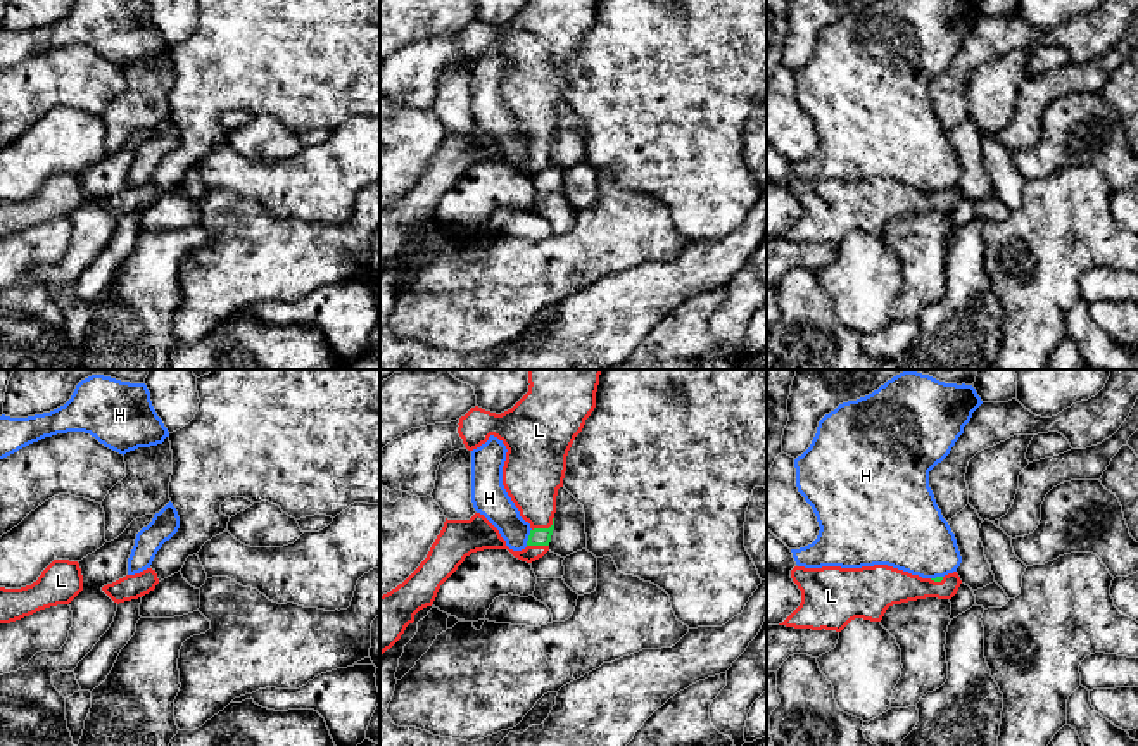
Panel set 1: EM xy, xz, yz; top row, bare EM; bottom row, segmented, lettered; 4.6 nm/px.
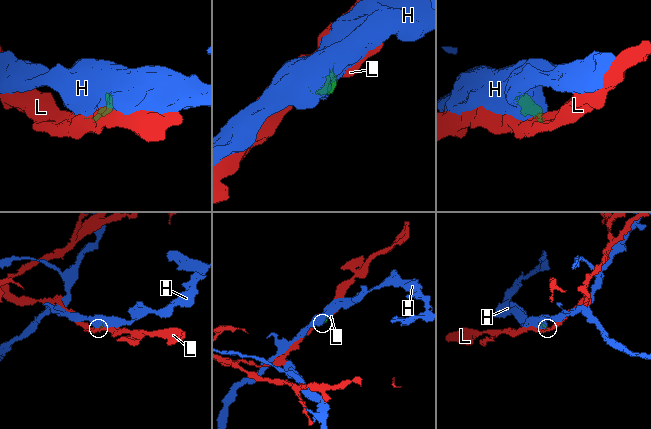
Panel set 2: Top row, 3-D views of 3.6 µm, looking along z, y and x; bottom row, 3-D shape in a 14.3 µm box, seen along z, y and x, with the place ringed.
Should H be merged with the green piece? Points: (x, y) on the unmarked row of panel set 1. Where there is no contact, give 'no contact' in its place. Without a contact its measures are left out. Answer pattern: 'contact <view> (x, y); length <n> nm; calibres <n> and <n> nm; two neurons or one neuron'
contact xz (529, 151); length 80 nm; calibres 80 and 160 nm; two neurons

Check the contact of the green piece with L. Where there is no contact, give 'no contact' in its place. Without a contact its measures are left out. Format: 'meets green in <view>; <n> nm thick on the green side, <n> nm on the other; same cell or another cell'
meets green in xz; 80 nm thick on the green side, 260 nm on the other; same cell

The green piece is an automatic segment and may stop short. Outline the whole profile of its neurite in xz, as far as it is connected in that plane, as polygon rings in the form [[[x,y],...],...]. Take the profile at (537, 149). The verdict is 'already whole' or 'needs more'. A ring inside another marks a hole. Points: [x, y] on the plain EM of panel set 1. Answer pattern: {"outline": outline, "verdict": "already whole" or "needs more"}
{"outline": [[[528,0],[528,5],[508,24],[496,28],[478,19],[459,31],[458,47],[468,64],[485,57],[490,48],[497,50],[508,62],[503,79],[503,98],[520,124],[530,136],[527,161],[513,164],[506,159],[499,143],[480,126],[470,133],[447,133],[427,171],[395,202],[380,209],[380,268],[390,262],[414,235],[414,228],[432,219],[440,199],[458,183],[466,169],[484,162],[508,162],[515,171],[532,176],[549,164],[554,143],[556,109],[563,100],[566,69],[582,45],[585,33],[596,21],[597,0]]], "verdict": "needs more"}

